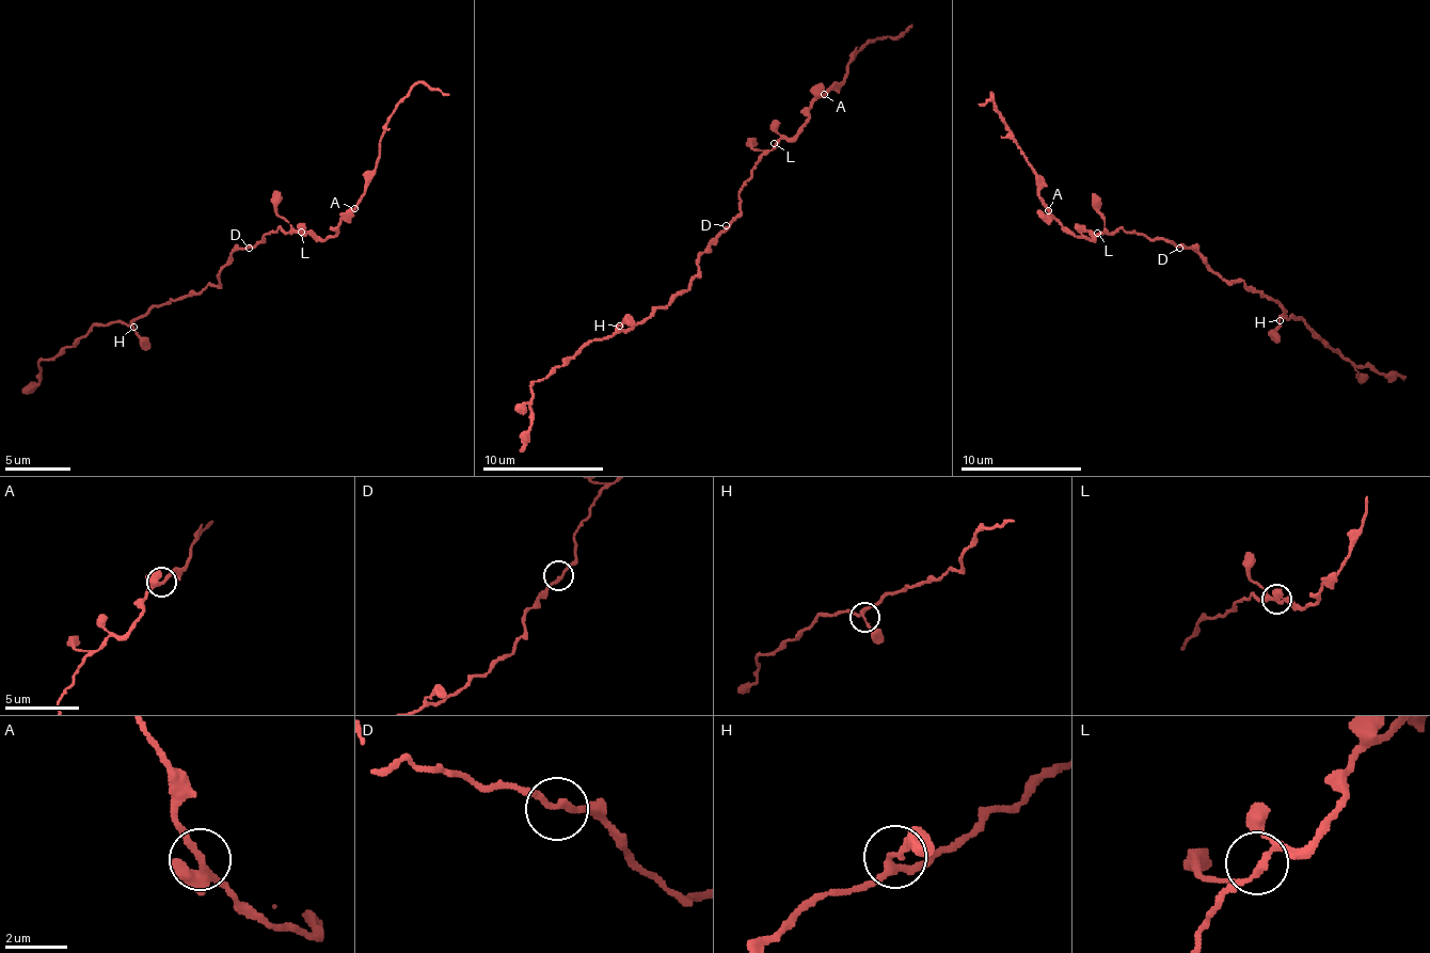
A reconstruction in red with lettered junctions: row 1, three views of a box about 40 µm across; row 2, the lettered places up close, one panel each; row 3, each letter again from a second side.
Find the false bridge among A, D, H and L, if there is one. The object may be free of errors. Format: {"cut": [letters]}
{"cut": []}

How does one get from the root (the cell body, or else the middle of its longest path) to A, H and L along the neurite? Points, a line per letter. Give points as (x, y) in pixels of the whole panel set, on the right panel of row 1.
A: (1179, 244), (1173, 244), (1168, 238), (1146, 238), (1122, 229), (1079, 238), (1049, 211)
H: (1179, 244), (1192, 248), (1228, 281), (1240, 281), (1273, 299), (1283, 308), (1280, 320)
L: (1179, 244), (1173, 244), (1168, 238), (1146, 238), (1122, 229), (1097, 233)

